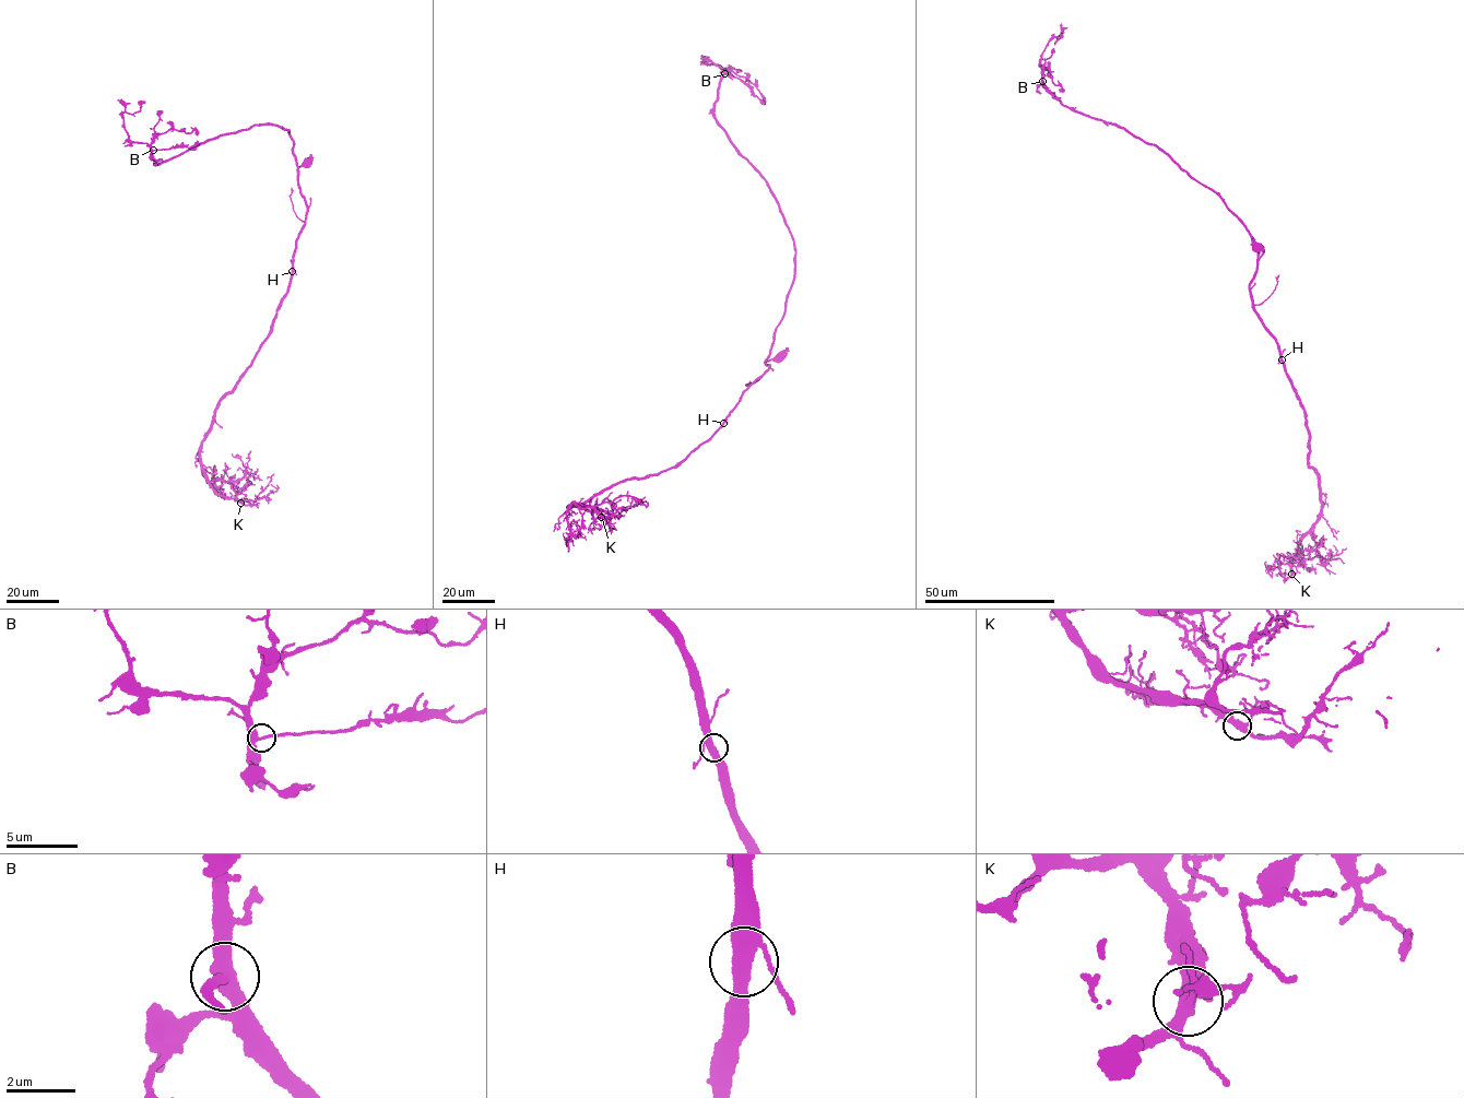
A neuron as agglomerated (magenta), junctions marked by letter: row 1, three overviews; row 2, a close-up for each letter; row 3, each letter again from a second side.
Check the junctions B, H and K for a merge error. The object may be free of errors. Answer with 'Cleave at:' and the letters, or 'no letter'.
Cleave at: no letter

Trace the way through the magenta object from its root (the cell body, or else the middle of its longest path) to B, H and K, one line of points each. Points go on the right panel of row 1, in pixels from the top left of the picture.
B: (1259, 248), (1263, 251), (1259, 258), (1240, 219), (1168, 155), (1116, 124), (1070, 109), (1042, 81)
H: (1259, 248), (1263, 252), (1250, 284), (1252, 308), (1275, 339), (1282, 359)
K: (1259, 248), (1252, 308), (1301, 402), (1321, 505), (1288, 564), (1291, 574)

